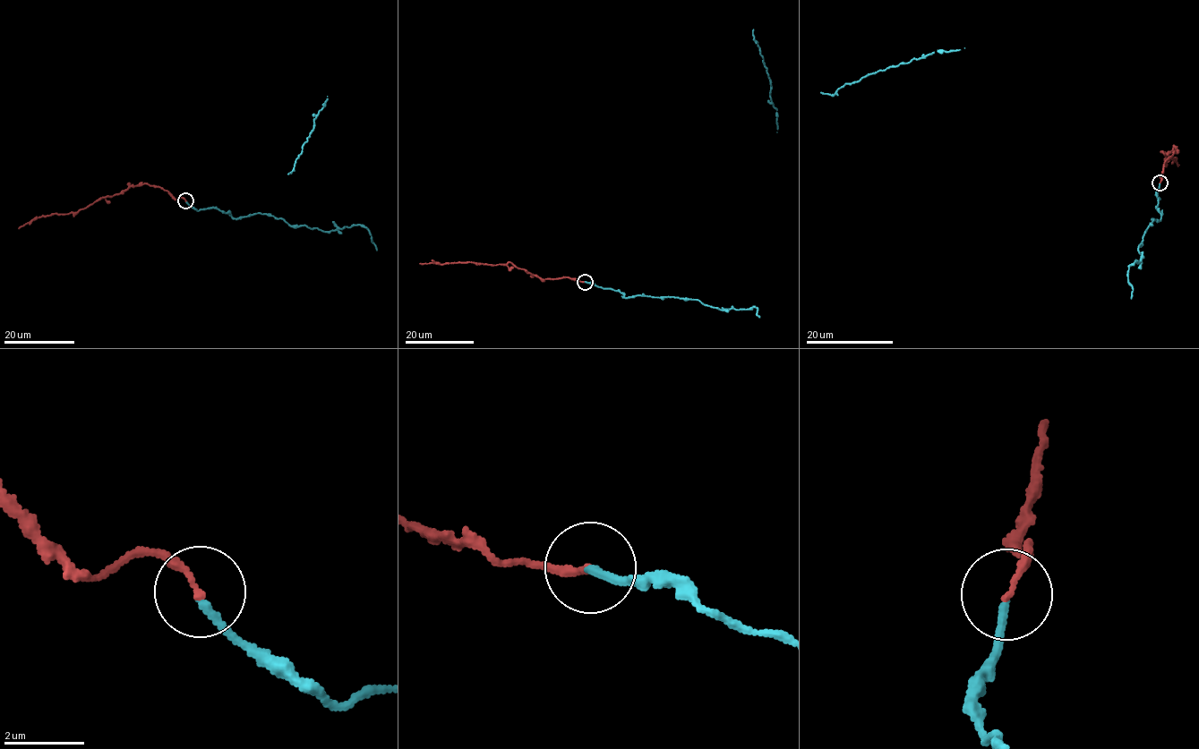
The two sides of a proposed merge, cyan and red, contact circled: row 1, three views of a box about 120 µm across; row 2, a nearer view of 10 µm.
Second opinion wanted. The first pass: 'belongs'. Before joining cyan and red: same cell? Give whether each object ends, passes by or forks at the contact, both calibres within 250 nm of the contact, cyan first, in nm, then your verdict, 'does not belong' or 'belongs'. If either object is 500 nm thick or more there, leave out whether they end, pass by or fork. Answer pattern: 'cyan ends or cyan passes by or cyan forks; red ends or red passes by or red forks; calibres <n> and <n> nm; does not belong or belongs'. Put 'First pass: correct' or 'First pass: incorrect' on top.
First pass: correct
cyan ends; red ends; calibres 190 and 160 nm; belongs

